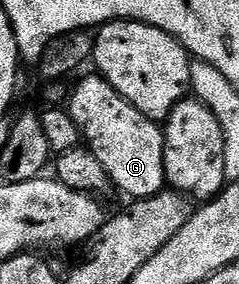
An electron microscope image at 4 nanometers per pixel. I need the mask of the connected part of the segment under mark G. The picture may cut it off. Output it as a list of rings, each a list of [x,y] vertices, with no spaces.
[[[91,72],[88,78],[83,78],[75,86],[71,94],[69,109],[77,128],[83,134],[83,142],[87,149],[101,160],[101,168],[111,178],[111,186],[119,189],[121,193],[128,194],[128,199],[138,200],[151,198],[160,194],[167,186],[165,176],[165,144],[163,143],[163,126],[153,121],[149,116],[137,112],[129,100],[125,100],[115,91],[113,84],[109,84],[98,73]]]

